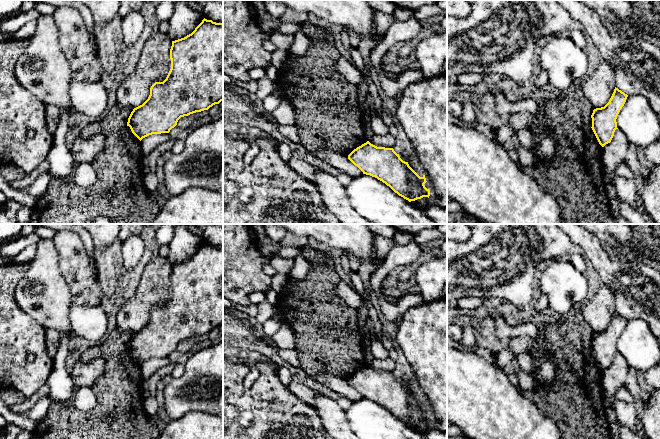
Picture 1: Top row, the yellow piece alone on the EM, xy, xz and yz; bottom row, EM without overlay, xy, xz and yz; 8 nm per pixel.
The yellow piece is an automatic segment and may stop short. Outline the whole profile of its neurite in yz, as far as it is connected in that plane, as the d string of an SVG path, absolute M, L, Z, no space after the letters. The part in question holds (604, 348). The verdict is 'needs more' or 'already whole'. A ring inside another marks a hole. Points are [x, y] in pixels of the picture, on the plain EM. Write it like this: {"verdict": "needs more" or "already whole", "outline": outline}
{"verdict": "already whole", "outline": "M615 311L609 326L604 331L593 334L591 352L602 371L611 366L618 353L616 343L627 321L627 318Z"}

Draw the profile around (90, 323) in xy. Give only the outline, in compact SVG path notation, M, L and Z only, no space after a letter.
M71 306L69 320L75 337L100 341L108 327L108 317L101 306Z

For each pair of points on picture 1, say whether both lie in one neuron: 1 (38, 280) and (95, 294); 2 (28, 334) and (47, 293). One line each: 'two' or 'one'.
1: two
2: two

